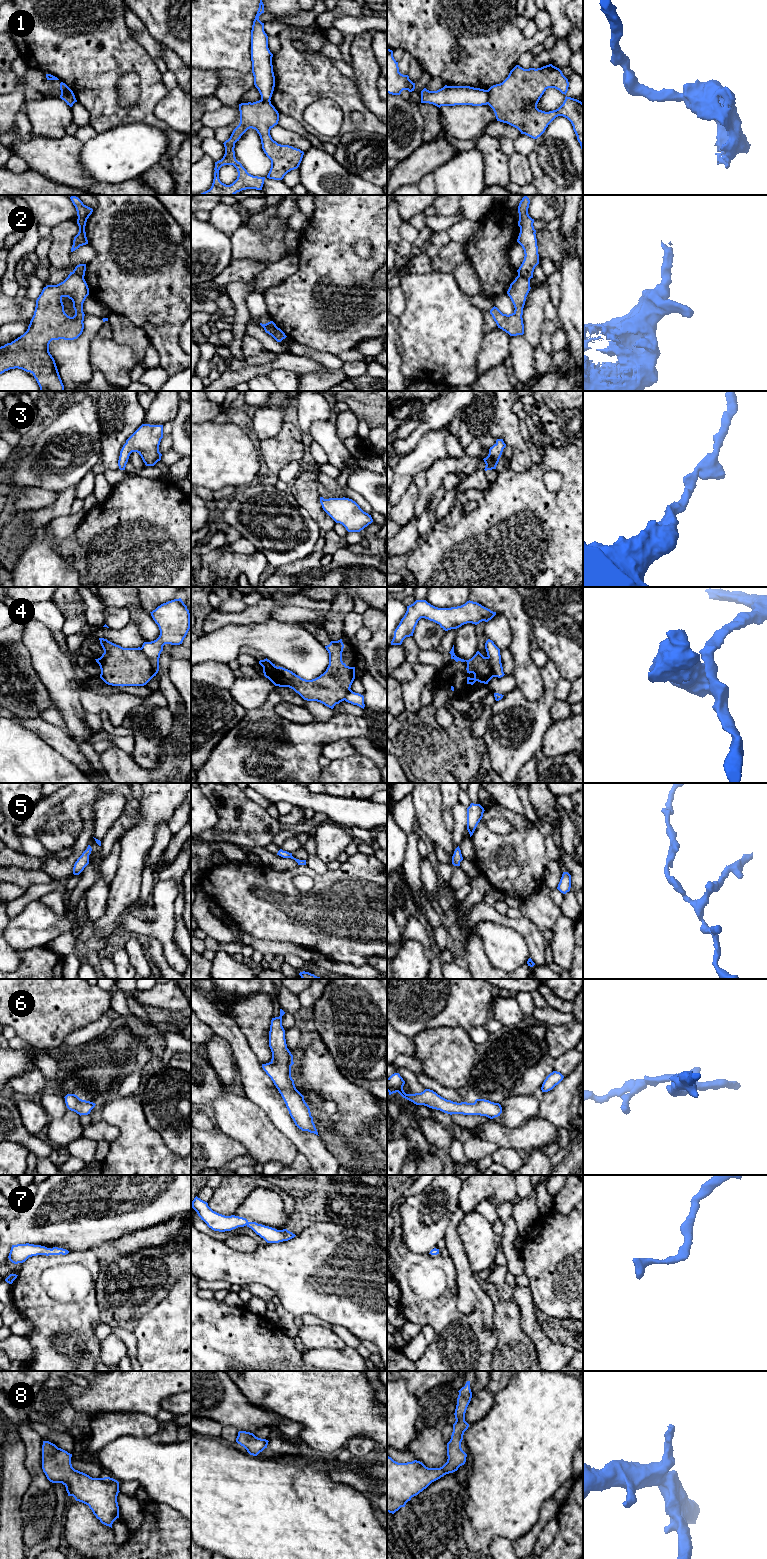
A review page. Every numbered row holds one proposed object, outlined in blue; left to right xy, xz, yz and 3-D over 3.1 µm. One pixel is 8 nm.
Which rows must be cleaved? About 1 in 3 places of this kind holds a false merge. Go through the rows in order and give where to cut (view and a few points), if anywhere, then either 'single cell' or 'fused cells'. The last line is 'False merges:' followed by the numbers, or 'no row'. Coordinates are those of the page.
1: cut yz (487, 90), (488, 103); fused cells
2: cut yz (518, 273), (529, 279); fused cells
3: cut none; single cell
4: cut xy (140, 648), (148, 659), (154, 675); fused cells
5: cut none; single cell
6: cut none; single cell
7: cut none; single cell
8: cut none; single cell
False merges: 1, 2, 4

